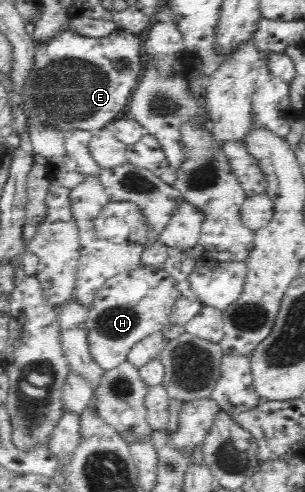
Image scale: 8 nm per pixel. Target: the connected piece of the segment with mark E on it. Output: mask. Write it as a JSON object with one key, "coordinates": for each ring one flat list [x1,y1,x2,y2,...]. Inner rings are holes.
{"coordinates":[[67,26,66,30,63,32,59,32,59,34,55,34,51,40,48,42,39,42,35,41,35,38,32,38,32,43,35,44,35,56,33,56,33,68,31,68,31,72,29,72,29,76,27,76,27,82,23,84,22,90,24,92,21,94,21,98,19,101,19,108,22,108,26,115,26,123,23,133,25,136,29,134,30,128,33,125,43,125,45,128,53,127,53,129,60,130,61,132,70,131,70,130,84,130,84,131,92,131,96,132,98,129,103,127,110,127,111,122,115,119,119,118,119,114,123,112,127,107,127,102,129,102,129,98,131,98,132,93,134,92,133,88,137,86,137,82,139,82,142,67,141,67,141,42,139,38,134,33,129,33,128,31,119,30,115,32,115,34,111,34,111,36,105,36,105,38,90,38,87,36,82,36,71,27]]}

